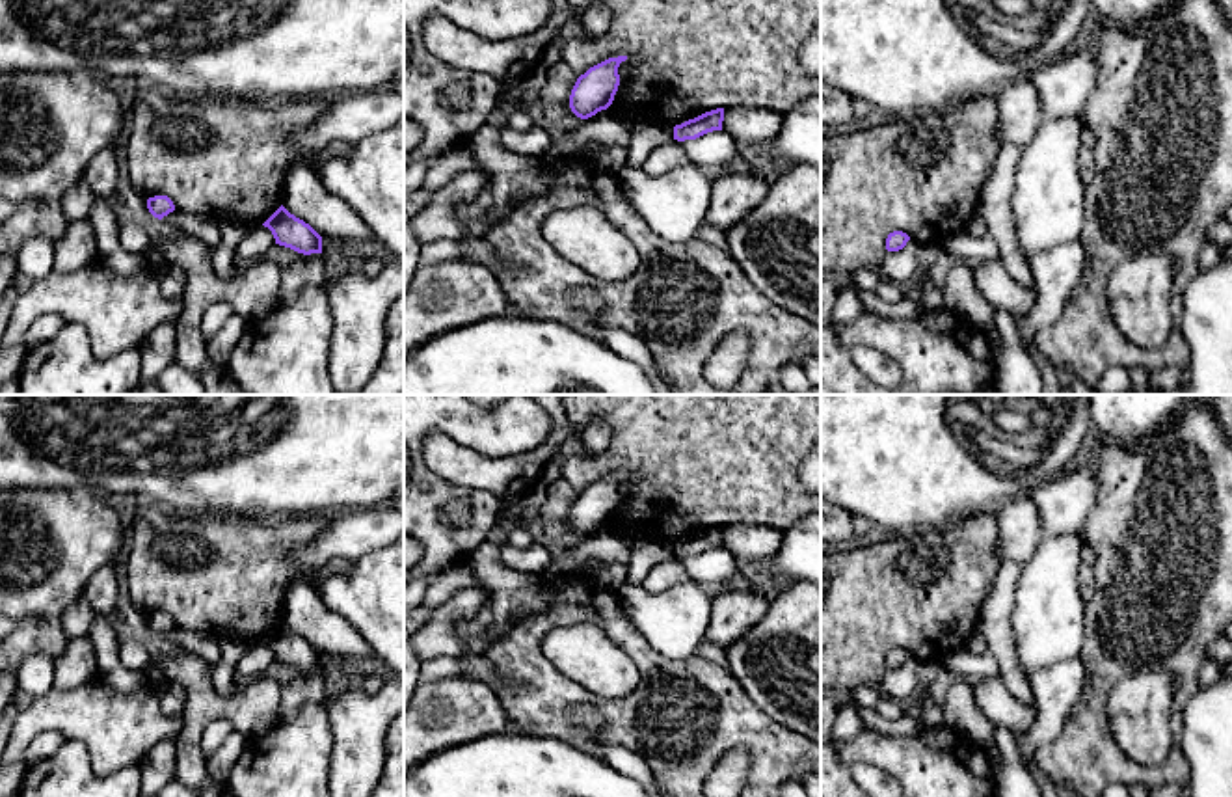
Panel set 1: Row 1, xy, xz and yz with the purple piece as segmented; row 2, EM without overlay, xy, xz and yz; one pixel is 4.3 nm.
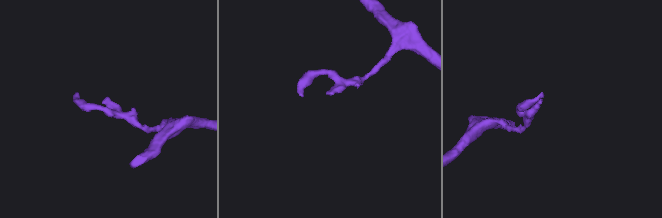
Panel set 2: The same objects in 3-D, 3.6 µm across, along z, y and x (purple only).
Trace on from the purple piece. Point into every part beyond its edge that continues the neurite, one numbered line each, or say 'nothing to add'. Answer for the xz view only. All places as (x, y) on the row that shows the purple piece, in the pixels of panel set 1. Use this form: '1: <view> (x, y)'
nothing to add

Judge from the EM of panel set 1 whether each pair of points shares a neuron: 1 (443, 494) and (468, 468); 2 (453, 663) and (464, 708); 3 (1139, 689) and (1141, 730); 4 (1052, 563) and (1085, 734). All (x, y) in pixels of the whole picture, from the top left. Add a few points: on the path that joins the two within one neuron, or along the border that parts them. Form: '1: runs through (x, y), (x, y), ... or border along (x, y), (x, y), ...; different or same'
1: border along (445, 479), (488, 490), (495, 498); different
2: border along (464, 675), (423, 680); different
3: runs through (1139, 699), (1139, 721); same
4: border along (1084, 613), (1084, 648), (1078, 656); different

